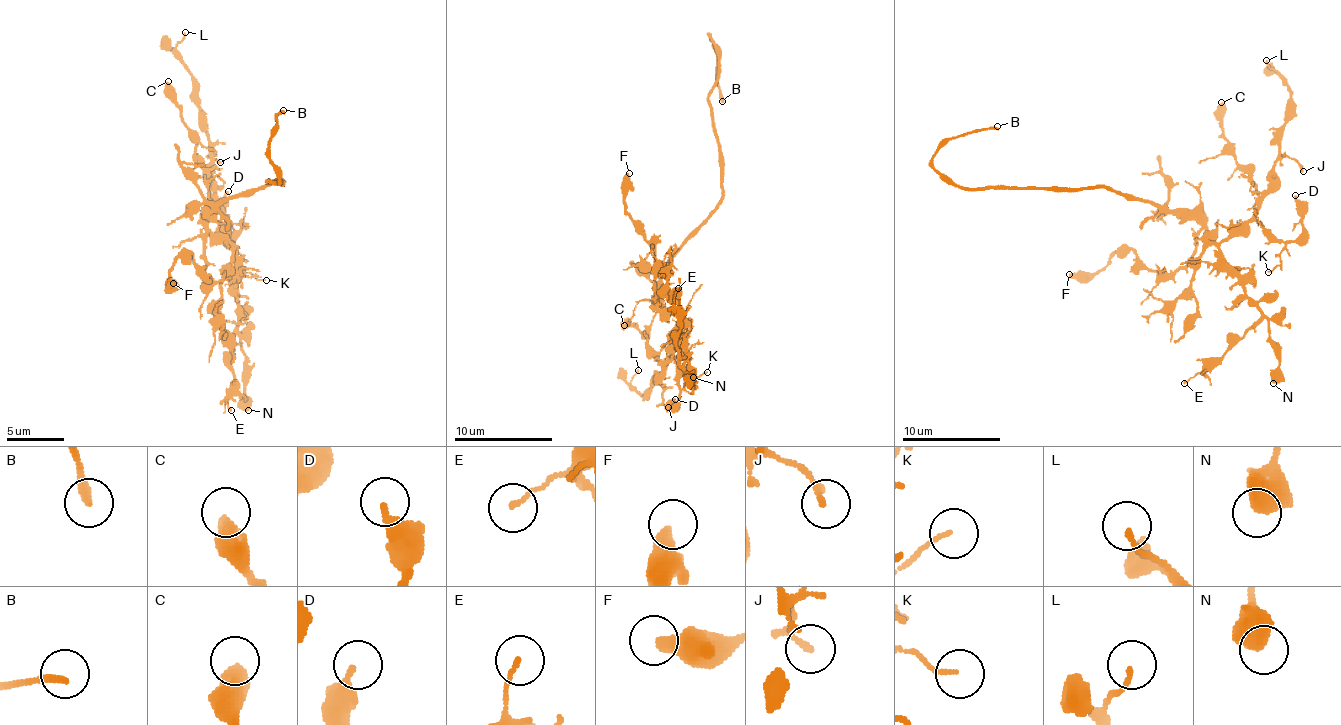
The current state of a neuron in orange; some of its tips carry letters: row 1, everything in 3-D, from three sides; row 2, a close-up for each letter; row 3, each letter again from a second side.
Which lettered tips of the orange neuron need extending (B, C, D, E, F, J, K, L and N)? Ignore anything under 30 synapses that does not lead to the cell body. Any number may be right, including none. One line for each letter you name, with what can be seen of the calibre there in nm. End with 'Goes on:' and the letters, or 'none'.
B: calibre 260 nm
Goes on: B

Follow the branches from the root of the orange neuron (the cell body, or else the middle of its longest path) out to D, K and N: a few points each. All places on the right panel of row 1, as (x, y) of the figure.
D: (1150, 203), (1192, 215), (1209, 242), (1224, 242), (1253, 220), (1278, 240), (1295, 240), (1303, 230), (1295, 195)
K: (1150, 203), (1175, 215), (1192, 215), (1209, 242), (1224, 242), (1256, 220), (1286, 245), (1281, 264), (1268, 272)
N: (1150, 203), (1175, 215), (1192, 215), (1268, 321), (1278, 361), (1273, 383)

